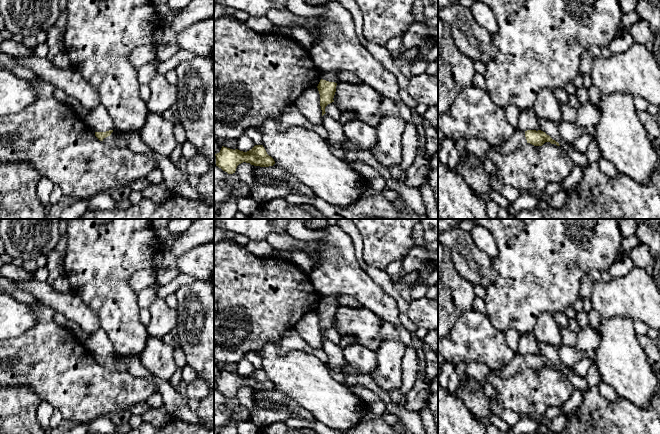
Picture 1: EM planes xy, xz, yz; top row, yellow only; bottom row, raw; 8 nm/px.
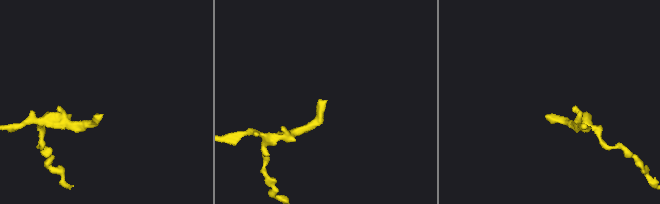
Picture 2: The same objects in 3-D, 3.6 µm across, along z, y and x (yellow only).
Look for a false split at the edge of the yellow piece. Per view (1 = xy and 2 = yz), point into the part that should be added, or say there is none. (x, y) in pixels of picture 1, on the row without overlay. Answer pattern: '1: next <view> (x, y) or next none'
1: next xy (110, 363)
2: next yz (518, 363)

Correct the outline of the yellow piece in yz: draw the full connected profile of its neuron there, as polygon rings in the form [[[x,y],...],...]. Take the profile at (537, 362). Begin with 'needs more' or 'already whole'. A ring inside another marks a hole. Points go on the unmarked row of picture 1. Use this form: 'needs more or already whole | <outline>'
needs more | [[[516,354],[511,362],[501,369],[499,373],[502,377],[507,378],[524,370],[526,367],[530,367],[534,370],[542,370],[545,366],[560,370],[558,366],[541,354],[527,354],[525,356]]]

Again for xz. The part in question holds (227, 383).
already whole | [[[255,369],[247,376],[222,370],[220,376],[215,380],[216,390],[228,398],[235,397],[237,390],[243,386],[260,391],[269,391],[275,388],[274,383],[267,378],[263,369]]]

